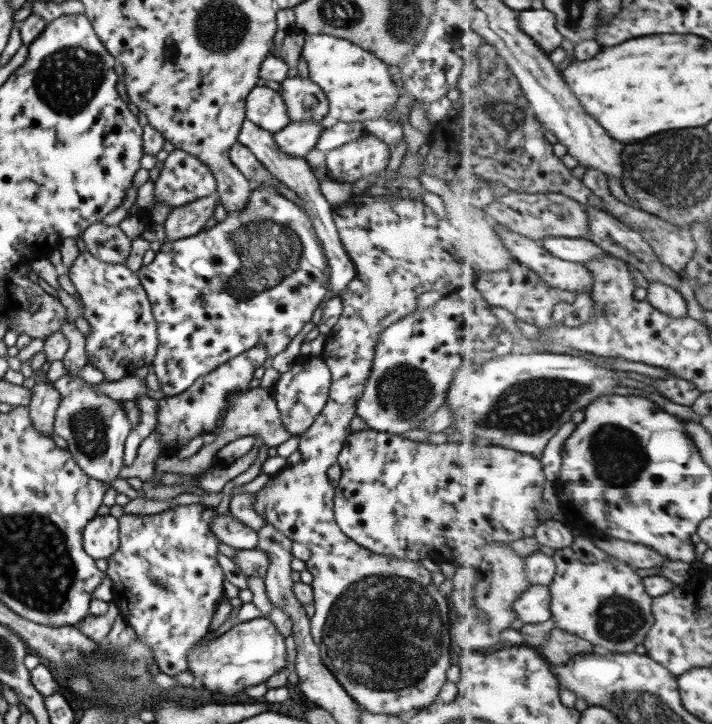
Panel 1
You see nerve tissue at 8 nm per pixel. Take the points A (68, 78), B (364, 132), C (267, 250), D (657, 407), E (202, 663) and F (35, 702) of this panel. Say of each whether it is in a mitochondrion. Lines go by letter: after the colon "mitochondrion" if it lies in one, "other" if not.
A: mitochondrion
B: other
C: mitochondrion
D: other
E: other
F: other

